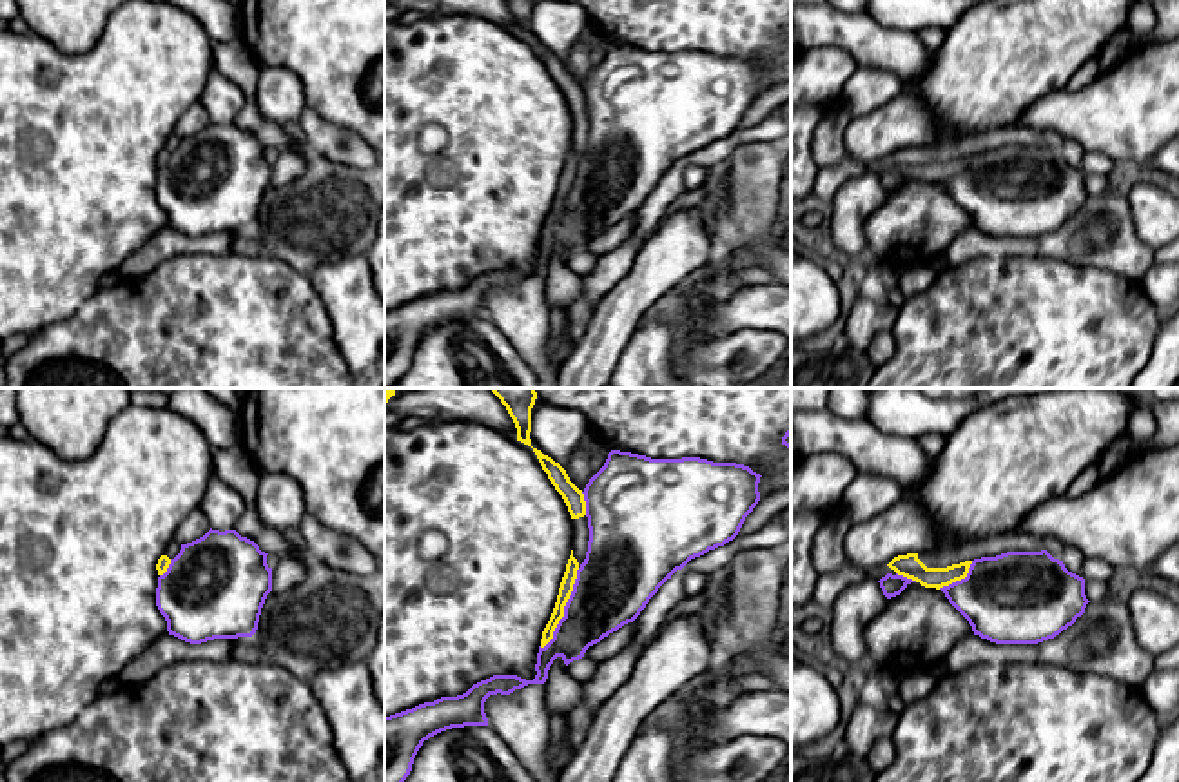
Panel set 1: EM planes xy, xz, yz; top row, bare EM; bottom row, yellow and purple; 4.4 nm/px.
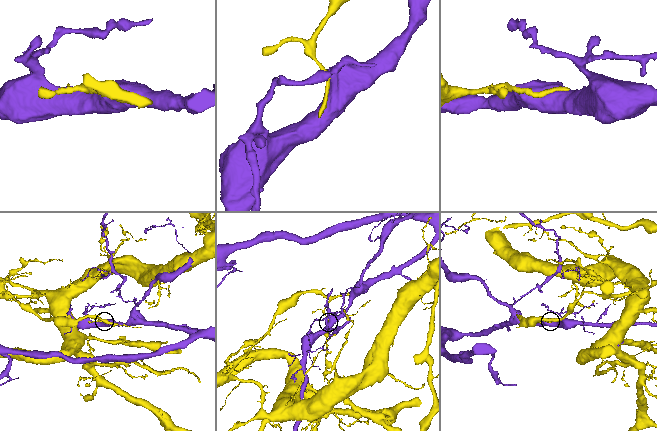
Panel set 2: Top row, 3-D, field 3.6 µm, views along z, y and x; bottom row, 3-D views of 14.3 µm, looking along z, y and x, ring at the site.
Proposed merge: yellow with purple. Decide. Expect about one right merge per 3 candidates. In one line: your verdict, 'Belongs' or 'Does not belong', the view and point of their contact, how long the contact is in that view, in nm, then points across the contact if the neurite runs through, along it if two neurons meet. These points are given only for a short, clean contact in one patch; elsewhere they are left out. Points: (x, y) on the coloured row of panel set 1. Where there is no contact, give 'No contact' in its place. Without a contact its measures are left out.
Does not belong. Touches yellow at xz (563, 608). Shared border 400 nm

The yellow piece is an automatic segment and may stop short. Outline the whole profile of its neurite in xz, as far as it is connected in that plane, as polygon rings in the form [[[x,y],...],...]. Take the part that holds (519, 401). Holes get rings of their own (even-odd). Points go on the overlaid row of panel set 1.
[[[490,388],[506,406],[517,428],[517,441],[531,446],[531,408],[537,399],[535,388]]]

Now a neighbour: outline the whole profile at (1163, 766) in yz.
[[[1179,713],[1161,724],[1150,764],[1139,782],[1179,782]]]

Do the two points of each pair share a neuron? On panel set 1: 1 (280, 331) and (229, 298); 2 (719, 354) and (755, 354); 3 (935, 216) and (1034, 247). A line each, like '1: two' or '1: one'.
1: one
2: one
3: two

